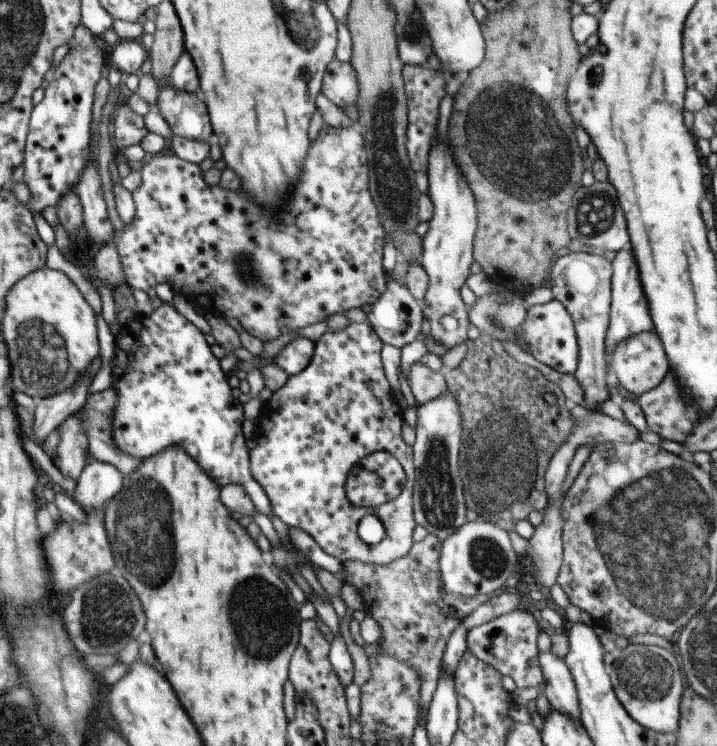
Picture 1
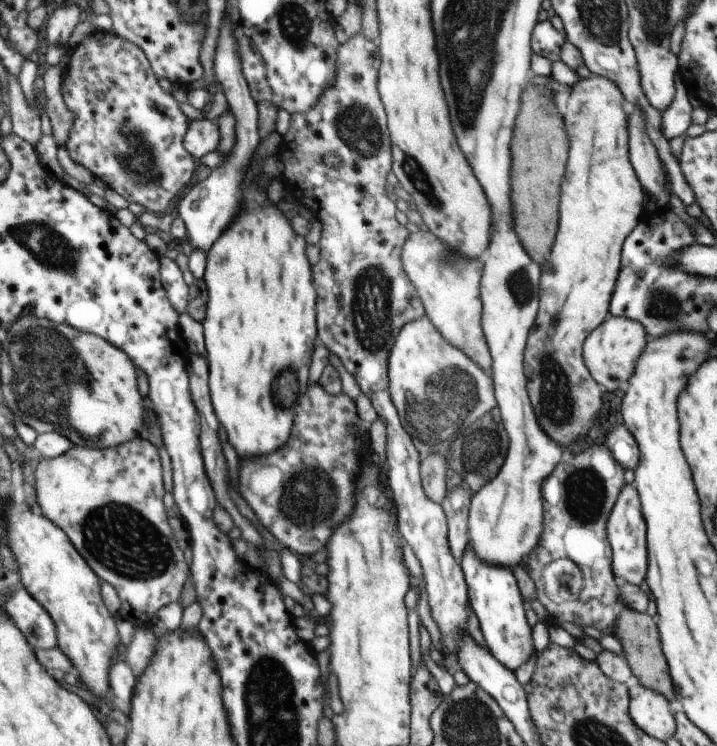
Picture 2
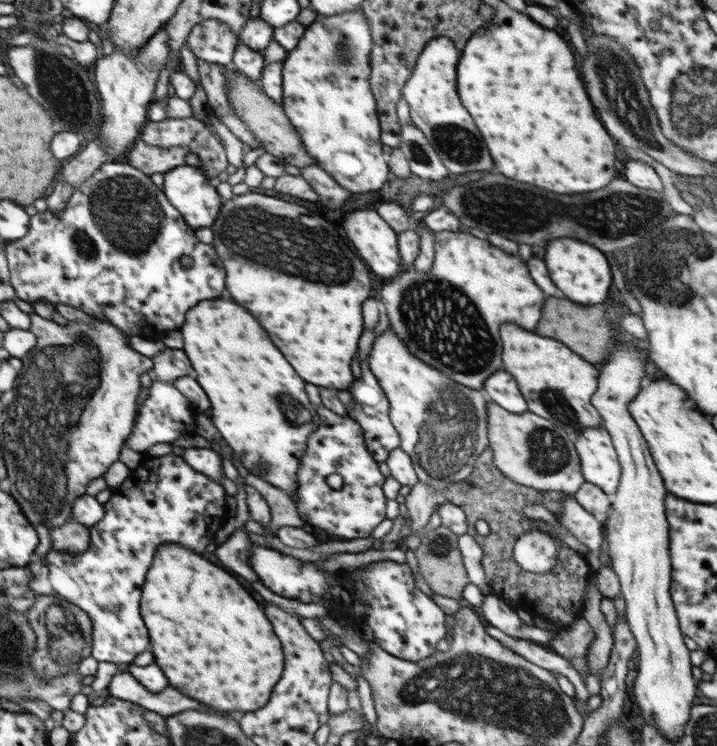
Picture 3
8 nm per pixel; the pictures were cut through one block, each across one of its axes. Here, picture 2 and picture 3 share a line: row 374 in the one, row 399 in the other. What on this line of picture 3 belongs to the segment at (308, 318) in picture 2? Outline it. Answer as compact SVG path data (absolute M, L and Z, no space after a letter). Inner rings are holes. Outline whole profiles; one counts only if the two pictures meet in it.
M222 298L205 300L197 306L200 308L196 308L196 312L188 312L180 331L184 342L183 350L194 366L196 380L210 398L214 426L220 430L244 468L253 475L261 475L268 484L296 502L300 460L308 448L308 438L312 432L316 432L320 420L317 405L308 402L306 398L306 382L294 372L280 350L270 342L258 320L242 306Z

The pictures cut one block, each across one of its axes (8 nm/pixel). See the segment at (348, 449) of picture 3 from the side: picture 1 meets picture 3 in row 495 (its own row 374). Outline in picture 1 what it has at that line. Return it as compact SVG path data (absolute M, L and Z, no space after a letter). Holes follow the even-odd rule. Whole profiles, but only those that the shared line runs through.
M348 323L348 326L342 330L342 332L334 332L334 330L326 330L318 342L315 342L315 350L313 351L313 356L308 367L299 374L290 375L288 381L282 388L273 392L273 396L268 400L262 402L262 412L260 412L259 418L255 421L255 429L249 434L259 442L256 442L256 446L249 450L249 470L251 476L260 484L263 488L264 493L269 497L272 511L284 524L289 527L300 528L304 532L308 533L316 544L329 555L337 558L339 561L350 561L356 560L362 562L363 564L376 564L376 565L386 565L392 563L394 560L400 559L406 556L408 552L412 549L414 544L413 531L417 526L413 516L413 487L415 484L415 467L413 464L413 449L404 442L401 436L401 429L403 426L403 414L399 406L399 401L394 396L387 379L384 374L383 364L381 361L381 350L383 343L380 338L376 335L376 332L369 326L368 323ZM377 451L383 451L394 456L402 469L404 470L407 482L402 493L394 500L390 500L377 508L367 508L355 506L350 500L348 500L345 490L345 485L347 482L348 474L352 469L354 464L357 464L362 458L369 456L370 454L376 453ZM365 515L376 515L380 520L382 527L385 529L384 539L376 545L368 545L362 542L357 534L357 527L359 521Z

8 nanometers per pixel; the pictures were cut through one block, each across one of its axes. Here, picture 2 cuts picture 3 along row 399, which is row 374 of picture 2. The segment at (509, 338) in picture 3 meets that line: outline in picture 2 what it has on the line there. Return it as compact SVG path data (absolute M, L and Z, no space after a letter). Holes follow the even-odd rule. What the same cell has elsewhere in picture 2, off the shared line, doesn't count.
M592 75L580 79L571 86L564 126L570 142L570 152L560 194L560 224L556 242L547 259L540 265L540 306L536 324L528 334L524 350L526 388L536 420L544 434L560 446L568 446L576 438L584 436L594 426L594 420L602 408L602 394L606 393L603 386L592 378L584 362L583 346L588 335L609 316L610 300L622 264L622 244L646 216L643 207L644 190L628 160L626 112L620 88L602 76Z

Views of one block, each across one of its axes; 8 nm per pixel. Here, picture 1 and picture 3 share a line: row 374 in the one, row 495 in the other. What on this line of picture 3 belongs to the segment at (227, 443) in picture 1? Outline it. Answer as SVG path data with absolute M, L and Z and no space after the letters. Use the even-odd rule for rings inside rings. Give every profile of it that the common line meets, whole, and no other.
M166 454L166 456L151 457L145 455L140 467L131 471L124 484L113 490L112 497L103 504L103 517L89 527L90 544L82 554L68 556L68 553L54 552L50 549L43 560L32 560L28 564L31 574L29 587L37 595L57 595L81 608L92 621L91 657L98 662L114 662L114 664L131 664L148 648L148 630L140 616L140 592L146 573L150 569L156 549L164 543L176 543L188 550L202 552L211 550L210 542L216 536L216 530L228 518L226 492L212 477L192 469L185 458Z

